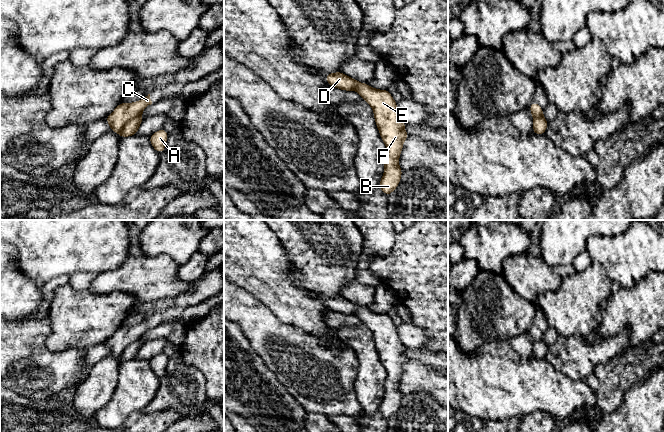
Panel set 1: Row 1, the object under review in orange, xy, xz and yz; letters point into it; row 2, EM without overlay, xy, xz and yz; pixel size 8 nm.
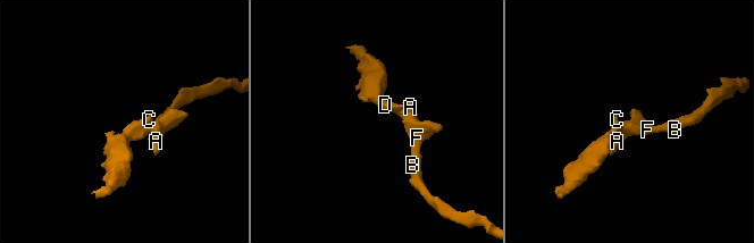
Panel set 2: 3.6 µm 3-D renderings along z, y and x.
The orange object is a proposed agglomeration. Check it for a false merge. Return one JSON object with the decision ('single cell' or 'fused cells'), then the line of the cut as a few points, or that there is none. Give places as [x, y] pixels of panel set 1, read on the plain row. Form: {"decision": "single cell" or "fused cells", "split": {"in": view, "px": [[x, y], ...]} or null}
{"decision": "fused cells", "split": {"in": "xy", "px": [[139, 337], [131, 342], [119, 356]]}}

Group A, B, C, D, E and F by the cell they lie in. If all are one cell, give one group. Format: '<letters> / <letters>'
A B E F / C D

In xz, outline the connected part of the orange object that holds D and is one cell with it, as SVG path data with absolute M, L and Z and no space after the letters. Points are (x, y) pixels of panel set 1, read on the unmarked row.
M341 295L336 297L326 297L326 306L337 313L342 313L344 315L352 315L357 309L358 305L348 301Z

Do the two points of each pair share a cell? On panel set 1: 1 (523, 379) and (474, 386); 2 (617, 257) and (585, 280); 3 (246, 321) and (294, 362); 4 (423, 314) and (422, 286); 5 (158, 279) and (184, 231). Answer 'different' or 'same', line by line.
1: same
2: different
3: same
4: same
5: different

